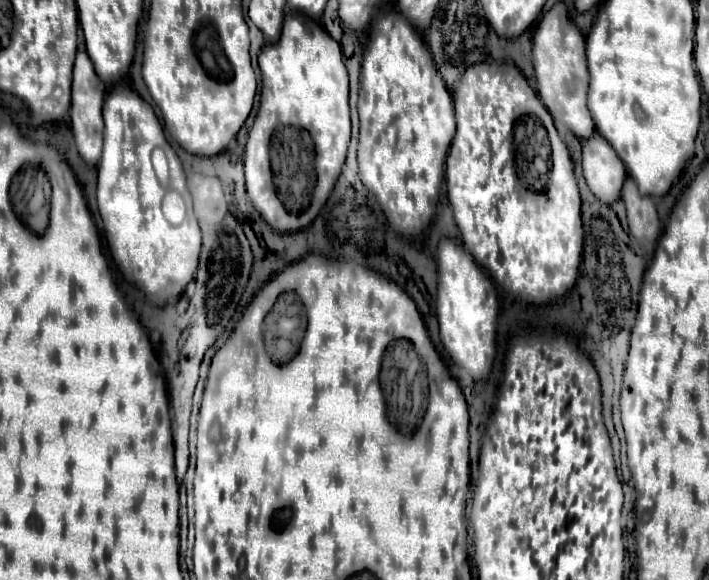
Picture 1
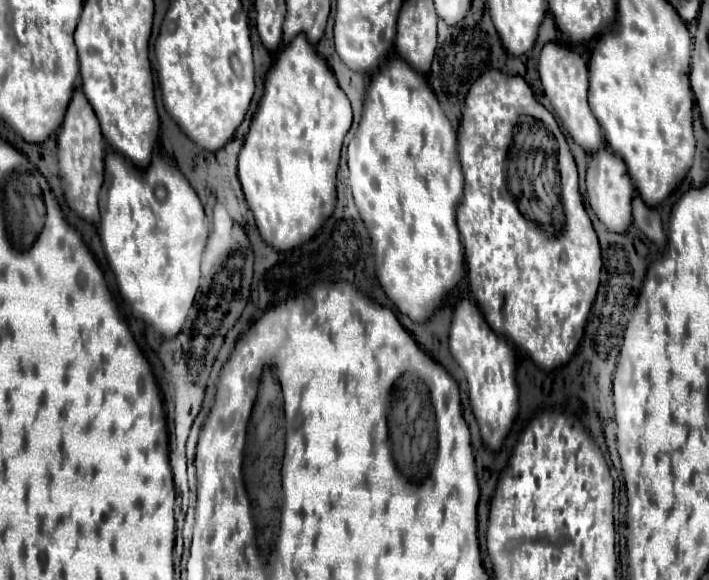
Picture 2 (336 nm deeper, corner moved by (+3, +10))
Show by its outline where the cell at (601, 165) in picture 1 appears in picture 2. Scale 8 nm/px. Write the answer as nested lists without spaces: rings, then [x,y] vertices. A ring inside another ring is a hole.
[[[610,147],[592,155],[588,163],[588,171],[586,171],[586,193],[588,193],[588,203],[592,211],[608,227],[608,231],[614,231],[614,233],[628,231],[628,227],[632,225],[630,203],[634,197],[634,187],[628,177],[624,161],[620,161],[620,157],[616,157],[616,153],[610,151]]]

